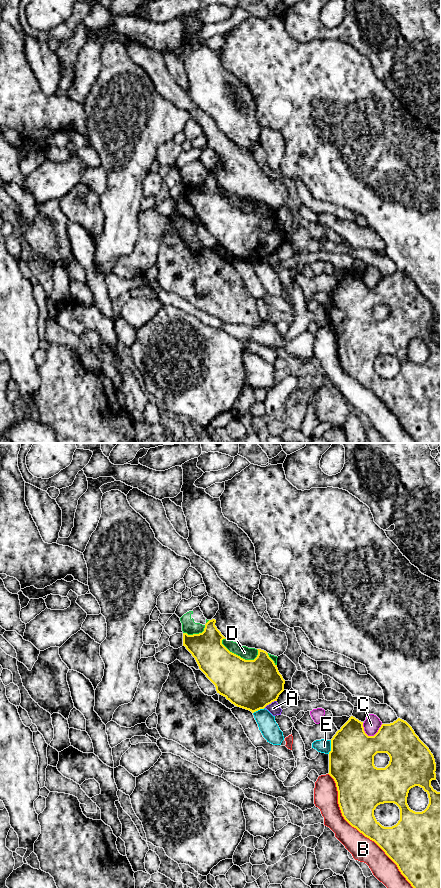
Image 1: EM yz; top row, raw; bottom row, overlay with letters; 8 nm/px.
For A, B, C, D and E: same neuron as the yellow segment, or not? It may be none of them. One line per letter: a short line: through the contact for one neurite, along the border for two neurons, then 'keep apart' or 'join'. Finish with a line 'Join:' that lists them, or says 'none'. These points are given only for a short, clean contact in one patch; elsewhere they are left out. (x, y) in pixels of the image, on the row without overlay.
A: line yz (276, 252), (264, 259); keep apart
B: keep apart
C: keep apart
D: keep apart
E: keep apart
Join: none

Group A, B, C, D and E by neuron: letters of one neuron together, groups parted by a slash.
A / B / C / D / E

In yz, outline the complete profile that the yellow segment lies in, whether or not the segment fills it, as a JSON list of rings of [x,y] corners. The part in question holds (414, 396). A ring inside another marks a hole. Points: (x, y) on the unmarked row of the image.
[[[351,268],[331,291],[328,326],[336,335],[342,368],[385,404],[415,443],[441,443],[441,344],[437,344],[431,338],[431,333],[436,332],[435,323],[433,306],[412,279],[400,270],[393,275],[382,276],[374,288],[368,288],[364,283],[363,274]],[[377,305],[389,307],[390,313],[385,320],[377,320],[374,317],[374,308]],[[415,338],[421,339],[428,346],[429,356],[422,364],[411,362],[407,356],[409,342]],[[384,355],[394,355],[400,361],[400,372],[392,379],[382,378],[374,368],[376,359]]]

